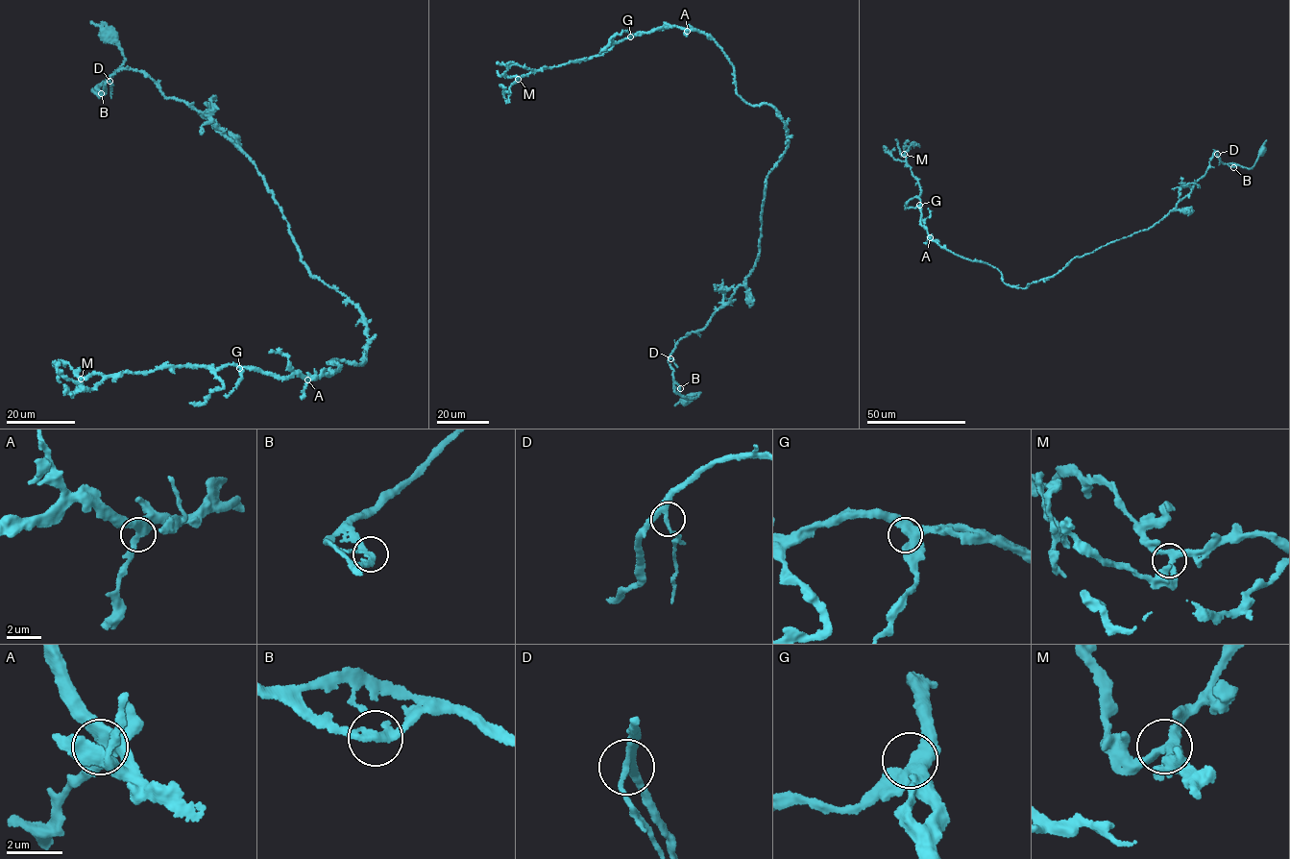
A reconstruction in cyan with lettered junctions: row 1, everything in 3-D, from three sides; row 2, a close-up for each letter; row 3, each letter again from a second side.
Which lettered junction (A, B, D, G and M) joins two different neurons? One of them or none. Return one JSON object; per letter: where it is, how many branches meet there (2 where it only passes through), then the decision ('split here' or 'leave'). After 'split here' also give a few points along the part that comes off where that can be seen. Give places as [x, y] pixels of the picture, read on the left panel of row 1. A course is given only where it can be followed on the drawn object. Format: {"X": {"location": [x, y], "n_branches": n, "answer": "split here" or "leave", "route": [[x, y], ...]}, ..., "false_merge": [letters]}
{"A": {"location": [307, 380], "n_branches": 3, "answer": "leave"}, "B": {"location": [101, 93], "n_branches": 2, "answer": "leave"}, "D": {"location": [109, 81], "n_branches": 3, "answer": "leave"}, "G": {"location": [239, 368], "n_branches": 3, "answer": "leave"}, "M": {"location": [81, 379], "n_branches": 3, "answer": "leave"}, "false_merge": []}

